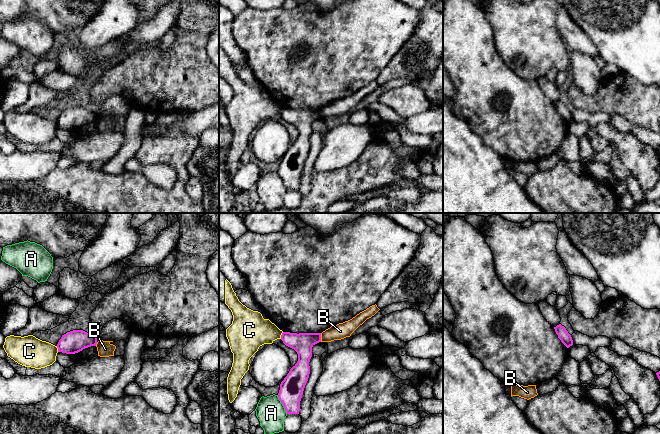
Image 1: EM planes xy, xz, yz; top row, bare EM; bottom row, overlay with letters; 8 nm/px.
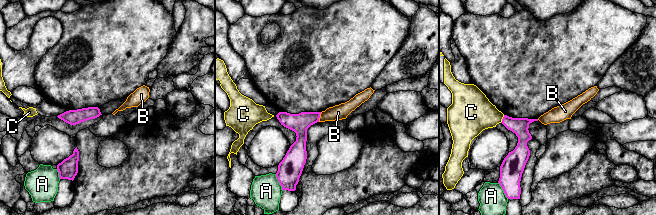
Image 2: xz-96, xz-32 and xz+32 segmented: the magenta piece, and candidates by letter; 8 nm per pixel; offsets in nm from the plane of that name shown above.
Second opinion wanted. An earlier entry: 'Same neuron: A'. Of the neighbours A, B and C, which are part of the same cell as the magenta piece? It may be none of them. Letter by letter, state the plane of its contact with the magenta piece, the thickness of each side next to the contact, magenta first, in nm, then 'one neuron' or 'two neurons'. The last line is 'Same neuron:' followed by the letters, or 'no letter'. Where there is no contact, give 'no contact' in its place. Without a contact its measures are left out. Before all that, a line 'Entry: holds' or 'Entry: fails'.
Entry: fails
A: xz | 190/220 nm | two neurons
B: xz | 170/130 nm | two neurons
C: xz | 170/280 nm | two neurons
Same neuron: no letter

